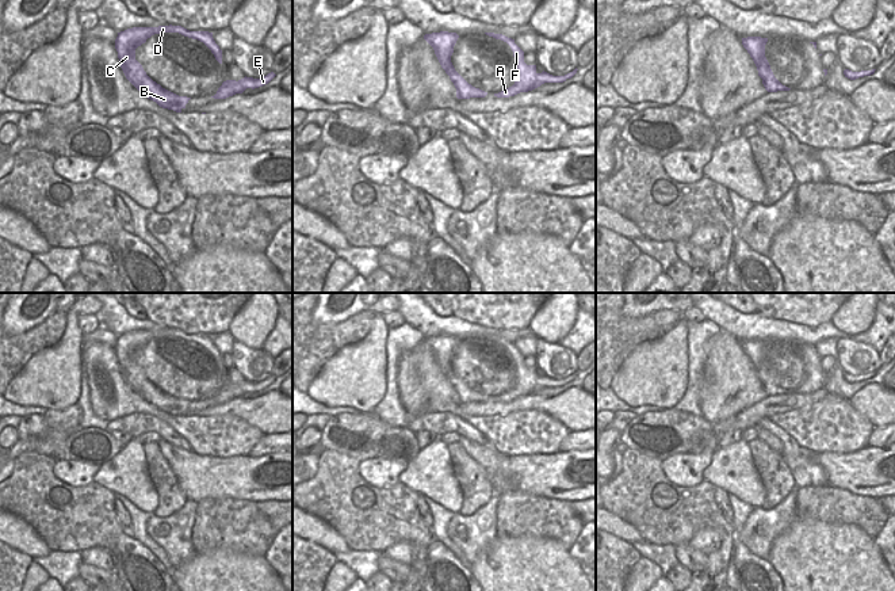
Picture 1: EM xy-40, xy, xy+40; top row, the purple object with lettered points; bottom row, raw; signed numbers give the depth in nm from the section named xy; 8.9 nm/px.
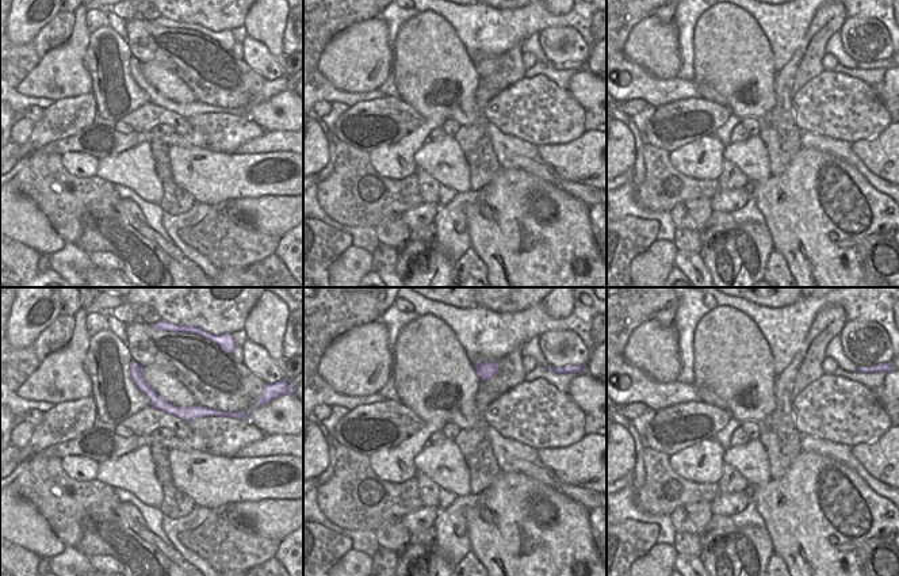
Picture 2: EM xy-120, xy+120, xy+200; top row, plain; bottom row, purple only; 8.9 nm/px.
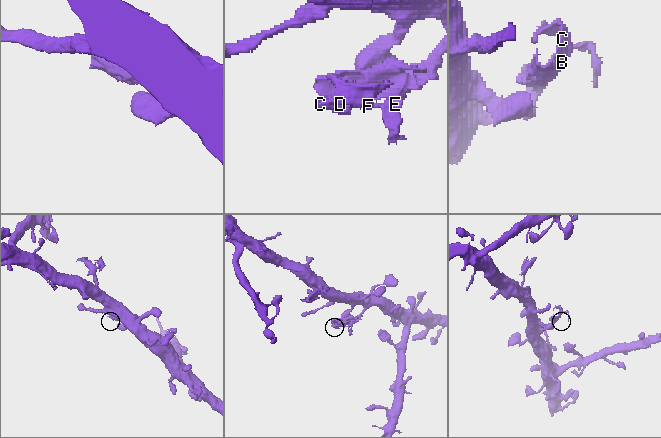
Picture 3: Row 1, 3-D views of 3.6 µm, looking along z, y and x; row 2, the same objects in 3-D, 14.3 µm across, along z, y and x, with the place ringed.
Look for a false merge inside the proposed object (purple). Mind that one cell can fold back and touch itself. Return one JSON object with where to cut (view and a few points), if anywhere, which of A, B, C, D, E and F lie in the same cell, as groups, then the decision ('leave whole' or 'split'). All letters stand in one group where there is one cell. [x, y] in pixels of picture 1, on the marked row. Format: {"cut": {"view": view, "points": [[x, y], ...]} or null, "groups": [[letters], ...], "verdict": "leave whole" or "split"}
{"cut": null, "groups": [["A", "B", "C", "D", "E", "F"]], "verdict": "leave whole"}

